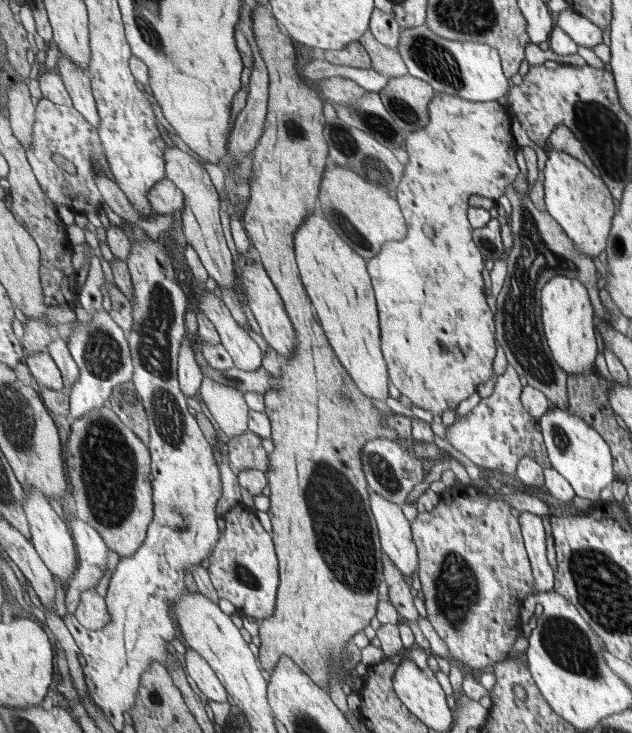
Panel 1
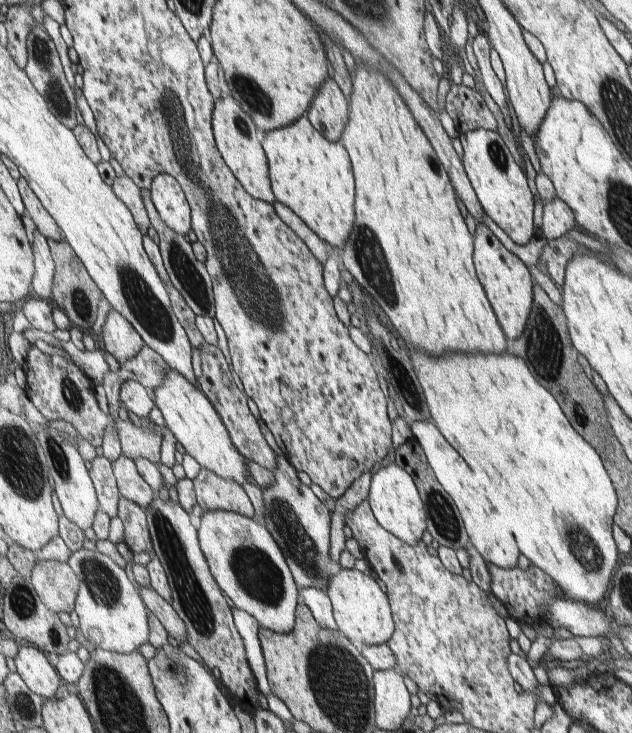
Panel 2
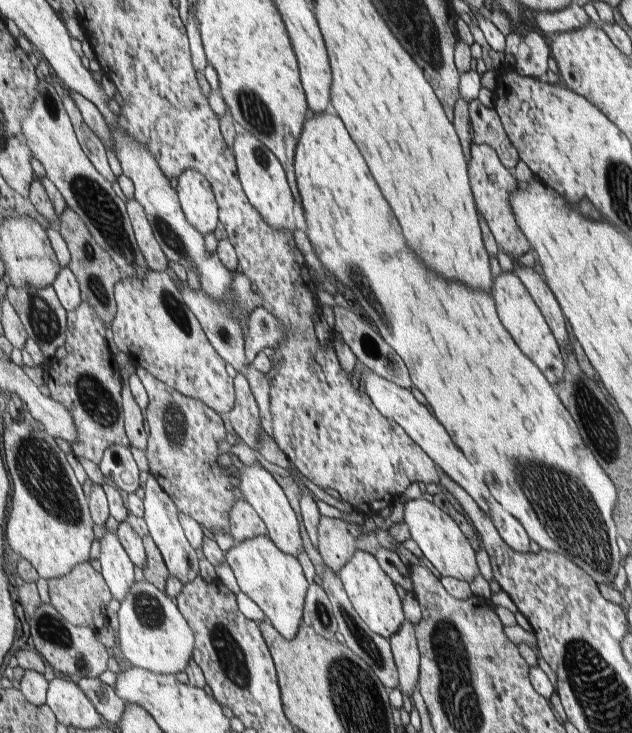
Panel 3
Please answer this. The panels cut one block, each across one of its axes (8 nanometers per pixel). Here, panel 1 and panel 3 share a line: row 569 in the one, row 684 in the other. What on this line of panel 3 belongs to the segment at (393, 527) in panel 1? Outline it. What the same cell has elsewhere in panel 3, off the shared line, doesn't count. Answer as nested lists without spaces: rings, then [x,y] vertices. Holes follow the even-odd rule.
[[[409,621],[403,623],[399,632],[390,638],[390,642],[401,678],[399,690],[411,697],[419,687],[421,666],[421,650],[415,624]]]

